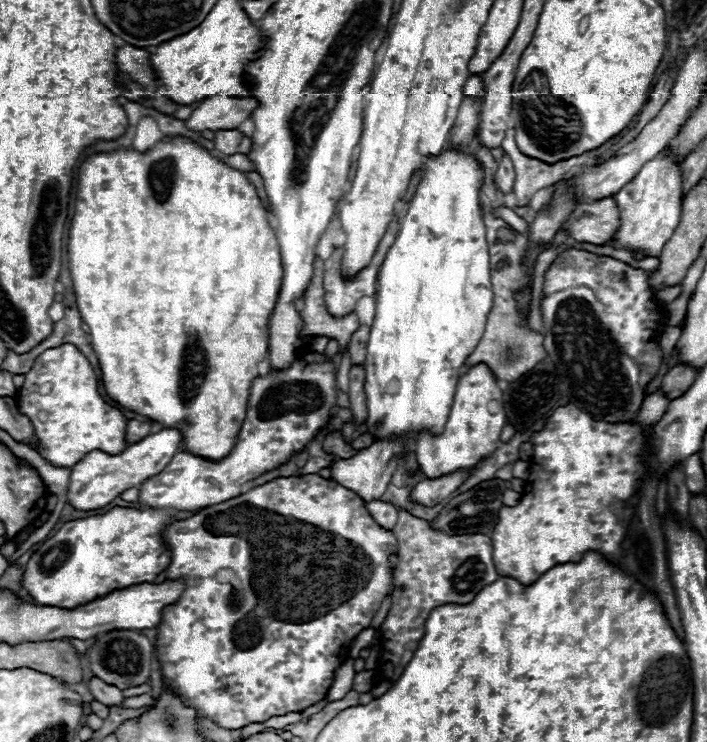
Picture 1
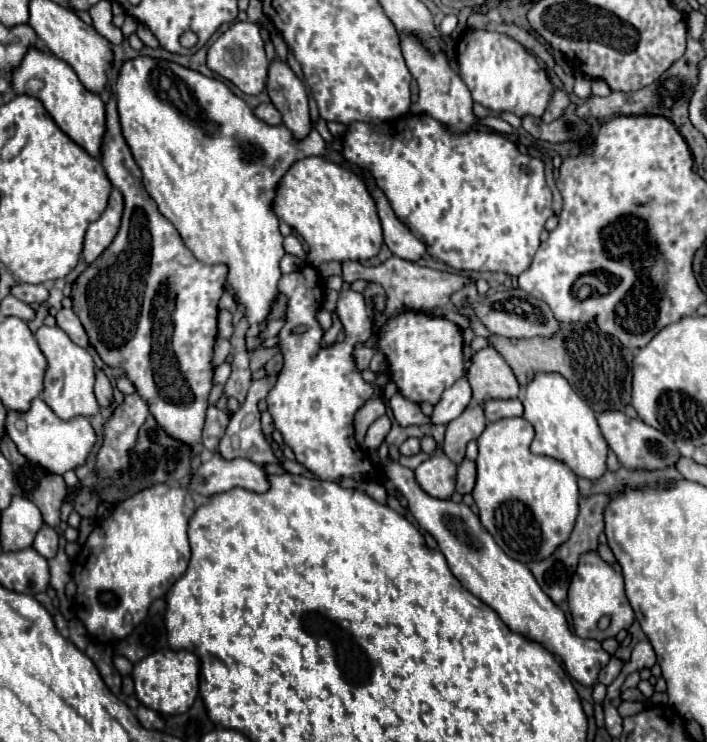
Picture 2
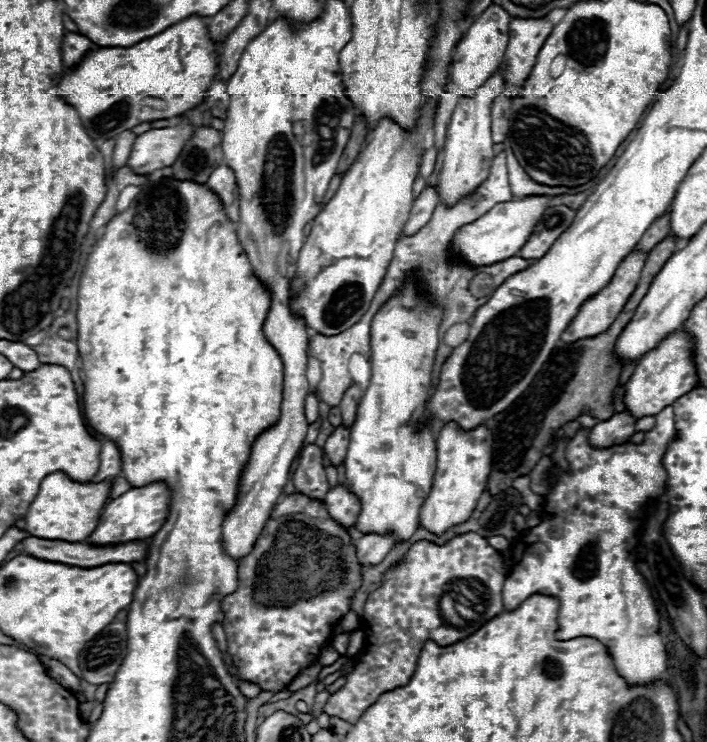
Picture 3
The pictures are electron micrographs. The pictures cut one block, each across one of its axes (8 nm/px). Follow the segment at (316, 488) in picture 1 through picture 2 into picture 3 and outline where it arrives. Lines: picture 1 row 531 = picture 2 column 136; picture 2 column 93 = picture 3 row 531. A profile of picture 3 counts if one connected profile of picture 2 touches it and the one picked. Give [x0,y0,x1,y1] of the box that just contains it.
[222,494,362,690]

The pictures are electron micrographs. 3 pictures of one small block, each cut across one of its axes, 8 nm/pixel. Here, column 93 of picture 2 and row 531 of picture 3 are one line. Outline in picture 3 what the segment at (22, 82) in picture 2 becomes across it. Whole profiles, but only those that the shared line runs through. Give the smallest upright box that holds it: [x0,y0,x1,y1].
[88,482,170,546]

